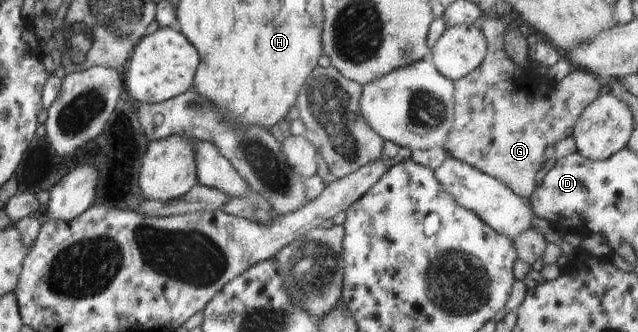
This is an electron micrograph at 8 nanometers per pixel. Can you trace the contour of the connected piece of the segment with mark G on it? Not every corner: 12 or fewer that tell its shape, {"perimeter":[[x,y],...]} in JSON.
{"perimeter":[[504,50],[453,82],[444,150],[530,198],[547,147],[571,134],[603,81],[561,82]]}

